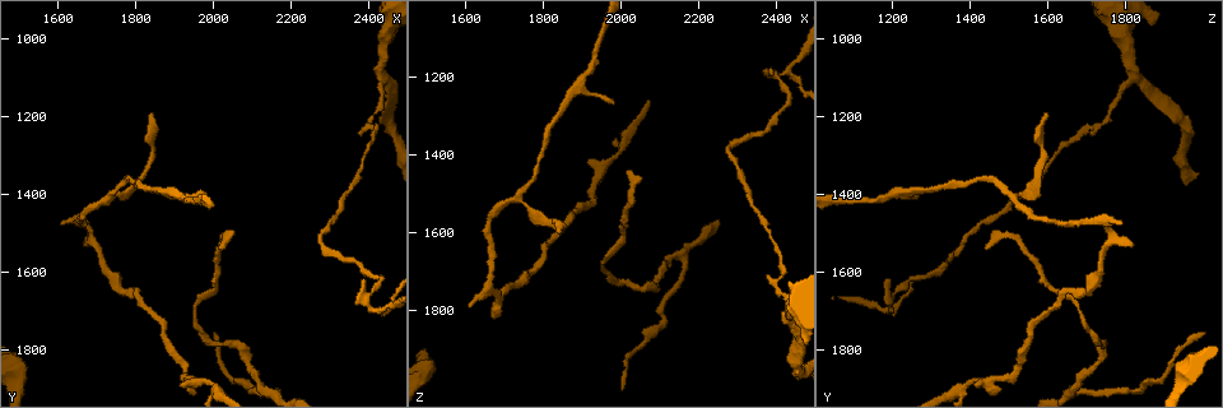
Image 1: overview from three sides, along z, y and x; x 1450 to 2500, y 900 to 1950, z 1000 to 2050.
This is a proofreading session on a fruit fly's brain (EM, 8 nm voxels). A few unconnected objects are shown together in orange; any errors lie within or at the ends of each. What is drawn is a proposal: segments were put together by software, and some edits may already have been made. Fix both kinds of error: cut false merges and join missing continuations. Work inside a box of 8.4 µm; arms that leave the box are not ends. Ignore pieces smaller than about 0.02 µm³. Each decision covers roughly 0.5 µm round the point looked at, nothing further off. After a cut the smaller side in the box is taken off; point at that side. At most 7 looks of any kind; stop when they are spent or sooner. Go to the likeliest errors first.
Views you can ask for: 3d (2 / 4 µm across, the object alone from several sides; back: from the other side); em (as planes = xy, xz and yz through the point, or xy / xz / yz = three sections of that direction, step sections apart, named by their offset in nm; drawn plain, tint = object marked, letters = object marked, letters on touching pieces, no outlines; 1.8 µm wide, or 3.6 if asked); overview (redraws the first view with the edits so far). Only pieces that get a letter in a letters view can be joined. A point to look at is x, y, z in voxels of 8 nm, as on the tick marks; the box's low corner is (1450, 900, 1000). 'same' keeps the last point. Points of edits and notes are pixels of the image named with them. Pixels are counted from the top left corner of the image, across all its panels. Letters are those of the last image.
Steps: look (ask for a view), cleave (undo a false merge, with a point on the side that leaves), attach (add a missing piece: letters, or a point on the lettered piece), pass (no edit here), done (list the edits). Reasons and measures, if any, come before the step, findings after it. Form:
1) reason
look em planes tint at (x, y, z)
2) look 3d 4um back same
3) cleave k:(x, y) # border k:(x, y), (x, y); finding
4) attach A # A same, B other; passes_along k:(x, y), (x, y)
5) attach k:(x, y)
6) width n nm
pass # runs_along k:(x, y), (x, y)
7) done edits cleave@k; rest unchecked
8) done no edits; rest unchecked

three-way junction
look 3d 4um at (2415, 1705, 1190)

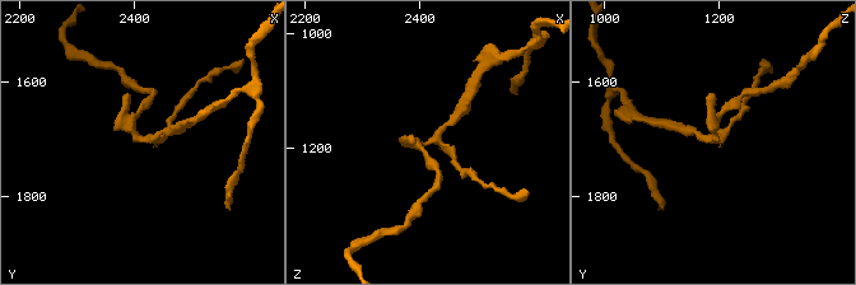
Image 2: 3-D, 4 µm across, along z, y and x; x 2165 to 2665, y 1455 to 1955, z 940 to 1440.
arms 3
look em yz step 16 tint at (2415, 1700, 1195)

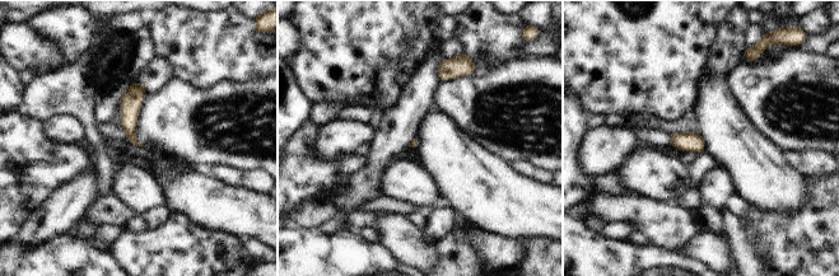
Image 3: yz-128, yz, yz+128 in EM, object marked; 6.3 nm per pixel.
cut it another way
look em planes letters same

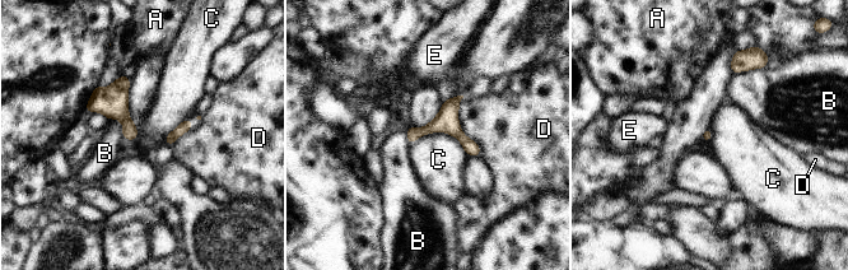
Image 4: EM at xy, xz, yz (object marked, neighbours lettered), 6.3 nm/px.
width 60 nm; longest_contact D 400 nm
pass # A other, B other, C other, D other, E other; one cell here

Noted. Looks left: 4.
abrupt turn
look 3d 2um at (1690, 1500, 1765)

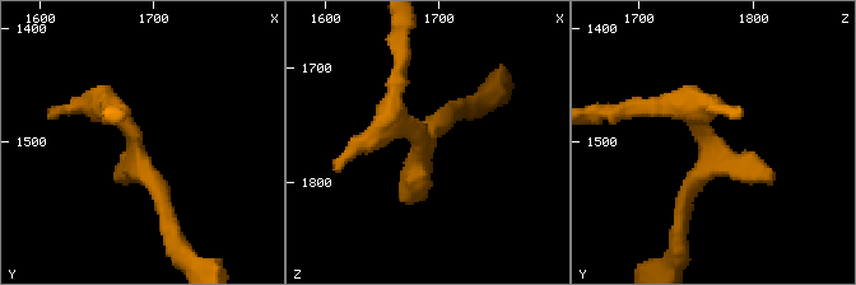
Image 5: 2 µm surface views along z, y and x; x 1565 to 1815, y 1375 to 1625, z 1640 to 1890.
need the tissue
look em planes letters at (1684, 1502, 1764)

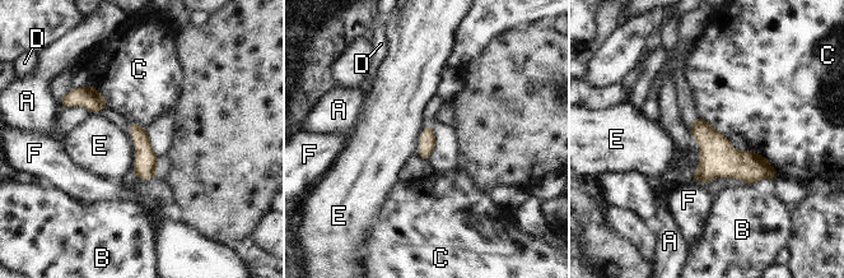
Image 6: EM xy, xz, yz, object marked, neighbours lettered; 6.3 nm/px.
pass # A other, B other, C other, D other, E other, F other; border 6:(129, 133), (135, 148), (134, 174); all the same cell

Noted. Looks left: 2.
side arm on a straight run
look em yz step 8 plain at (1735, 1400, 1505)

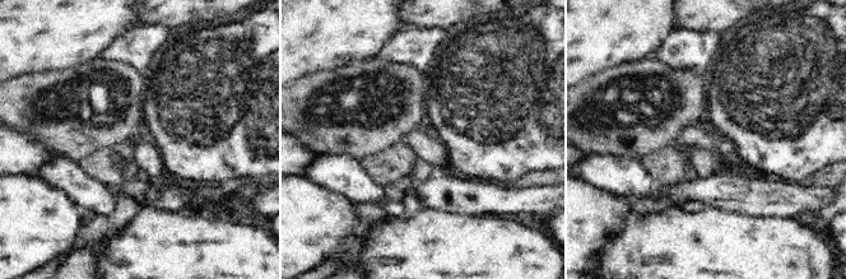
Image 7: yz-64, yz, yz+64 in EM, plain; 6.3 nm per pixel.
see the neighbours
look em yz step 8 letters same

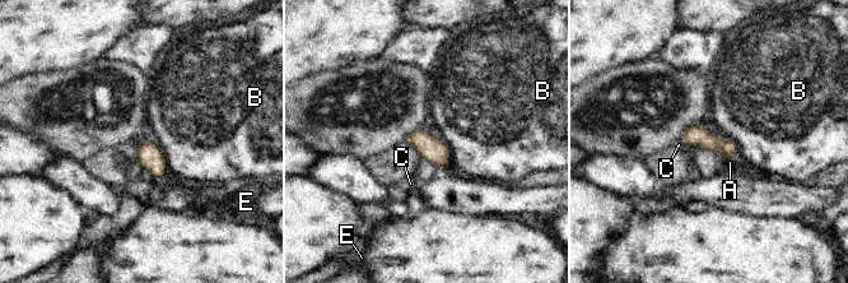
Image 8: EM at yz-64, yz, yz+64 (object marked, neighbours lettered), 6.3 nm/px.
pass # A other, B other, C other, E other; border 8:(163, 156), (166, 162); continuous, no second cell

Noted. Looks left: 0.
done no edits; rest unchecked

